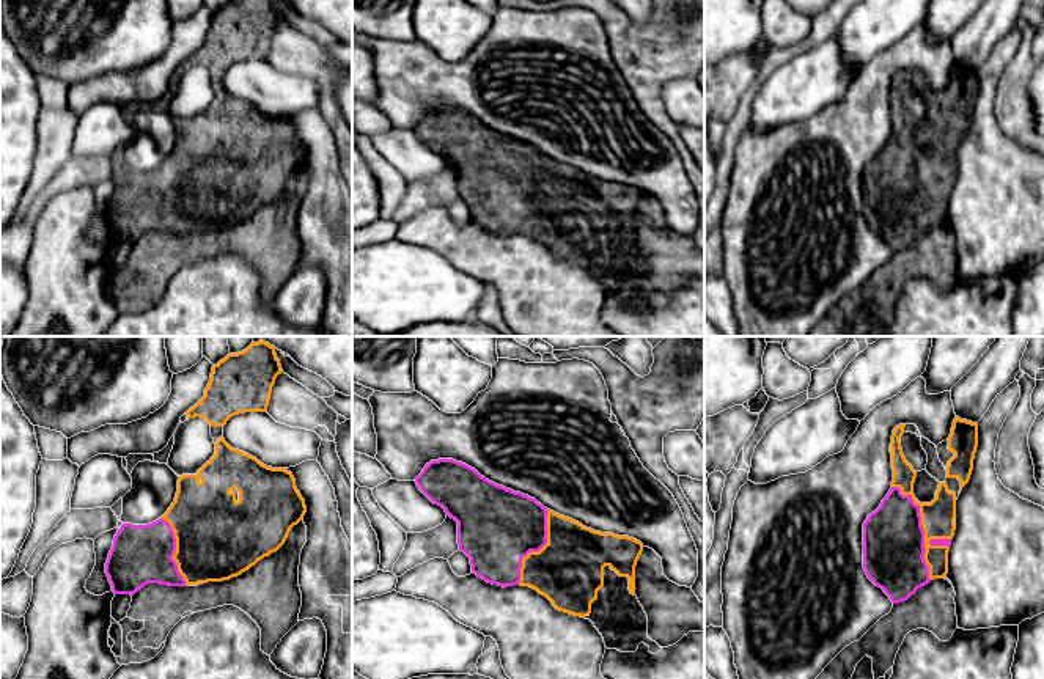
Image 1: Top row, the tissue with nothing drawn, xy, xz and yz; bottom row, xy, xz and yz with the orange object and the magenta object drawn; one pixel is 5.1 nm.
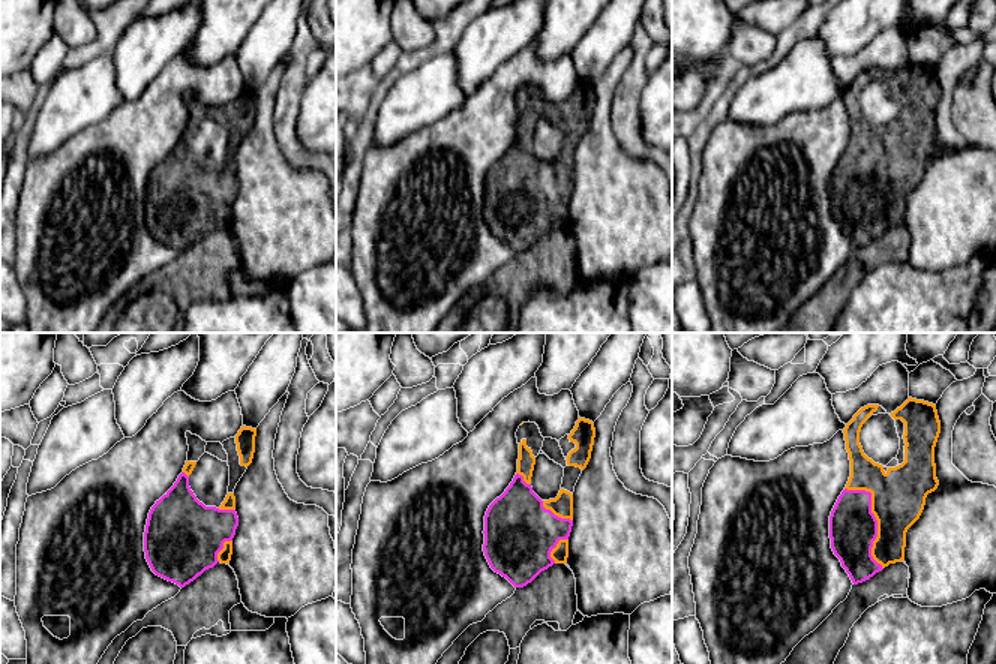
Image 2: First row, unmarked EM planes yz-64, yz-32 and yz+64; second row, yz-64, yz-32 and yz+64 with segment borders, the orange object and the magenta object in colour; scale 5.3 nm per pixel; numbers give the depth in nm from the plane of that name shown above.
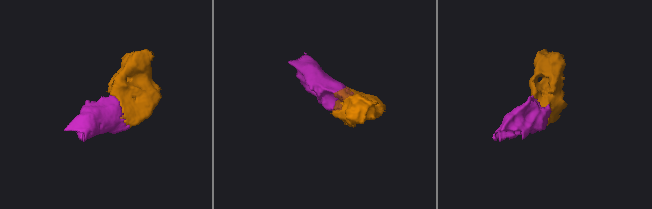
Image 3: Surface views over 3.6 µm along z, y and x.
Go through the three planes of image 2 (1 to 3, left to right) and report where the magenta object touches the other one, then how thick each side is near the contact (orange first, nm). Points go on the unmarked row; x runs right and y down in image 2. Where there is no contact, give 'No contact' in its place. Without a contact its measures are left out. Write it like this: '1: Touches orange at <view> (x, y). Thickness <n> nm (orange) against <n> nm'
1: Touches orange at yz-64 (222, 213). Thickness 80 nm (orange) against 400 nm
2: Touches orange at yz-32 (555, 179). Thickness 110 nm (orange) against 380 nm
3: Touches orange at yz+64 (876, 183). Thickness 280 nm (orange) against 260 nm

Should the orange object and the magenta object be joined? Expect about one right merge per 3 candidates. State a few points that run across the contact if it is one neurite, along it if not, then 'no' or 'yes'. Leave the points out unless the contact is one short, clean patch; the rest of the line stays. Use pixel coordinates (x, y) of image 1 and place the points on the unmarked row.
yes

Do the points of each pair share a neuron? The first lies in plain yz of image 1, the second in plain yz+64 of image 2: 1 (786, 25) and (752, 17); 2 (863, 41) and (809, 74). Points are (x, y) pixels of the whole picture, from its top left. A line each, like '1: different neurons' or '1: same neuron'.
1: different neurons
2: different neurons

